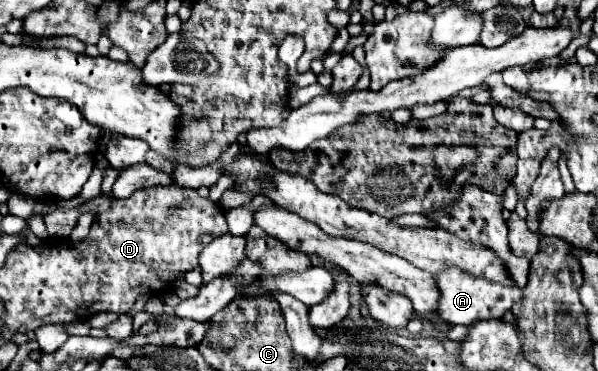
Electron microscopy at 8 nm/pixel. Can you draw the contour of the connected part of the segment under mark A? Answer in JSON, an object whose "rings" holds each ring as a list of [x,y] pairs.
{"rings":[[[446,269],[436,275],[438,289],[440,289],[440,317],[450,325],[472,325],[474,321],[488,321],[488,319],[502,319],[506,311],[512,309],[514,303],[522,301],[522,289],[514,285],[492,285],[484,279],[474,279],[470,275],[460,273],[458,269]]]}

